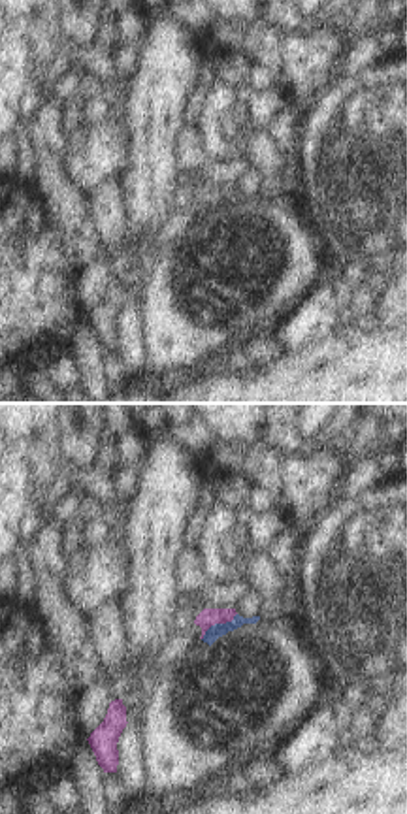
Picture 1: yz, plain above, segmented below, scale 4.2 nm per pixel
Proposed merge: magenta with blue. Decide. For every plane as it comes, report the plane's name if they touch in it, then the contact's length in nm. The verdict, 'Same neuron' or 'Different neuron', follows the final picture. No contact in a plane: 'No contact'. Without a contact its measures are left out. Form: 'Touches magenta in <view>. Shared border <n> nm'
Touches magenta in yz. Shared border 190 nm

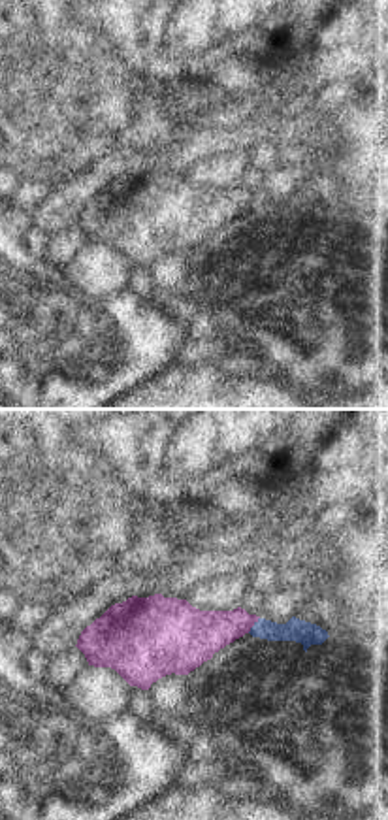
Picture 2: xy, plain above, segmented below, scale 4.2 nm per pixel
Touches magenta in xy. Shared border 90 nm

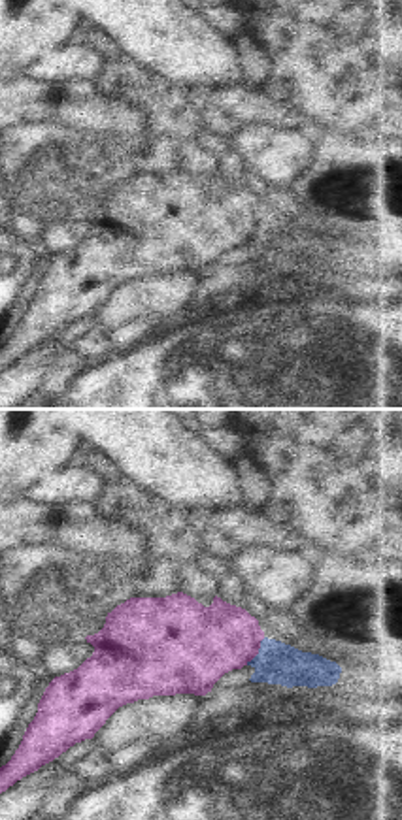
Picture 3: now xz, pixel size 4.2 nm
Touches magenta in xz. Shared border 150 nm

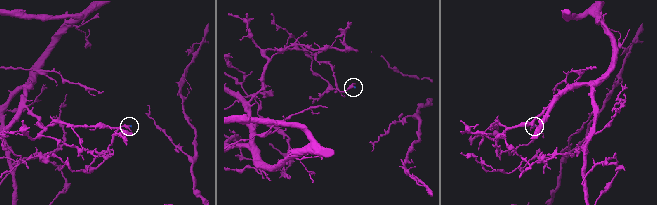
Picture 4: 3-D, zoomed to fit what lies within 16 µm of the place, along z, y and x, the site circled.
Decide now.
Different neuron

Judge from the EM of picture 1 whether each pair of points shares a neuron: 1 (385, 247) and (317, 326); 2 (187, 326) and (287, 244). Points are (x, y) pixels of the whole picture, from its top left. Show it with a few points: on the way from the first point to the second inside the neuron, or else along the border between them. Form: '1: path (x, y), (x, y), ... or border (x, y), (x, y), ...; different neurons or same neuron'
1: border (319, 279), (332, 285); different neurons
2: path (213, 300), (228, 285), (255, 279), (260, 270); same neuron

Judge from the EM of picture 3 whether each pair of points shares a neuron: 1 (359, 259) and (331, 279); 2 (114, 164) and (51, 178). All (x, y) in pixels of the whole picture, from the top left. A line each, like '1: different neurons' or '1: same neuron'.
1: same neuron
2: same neuron

